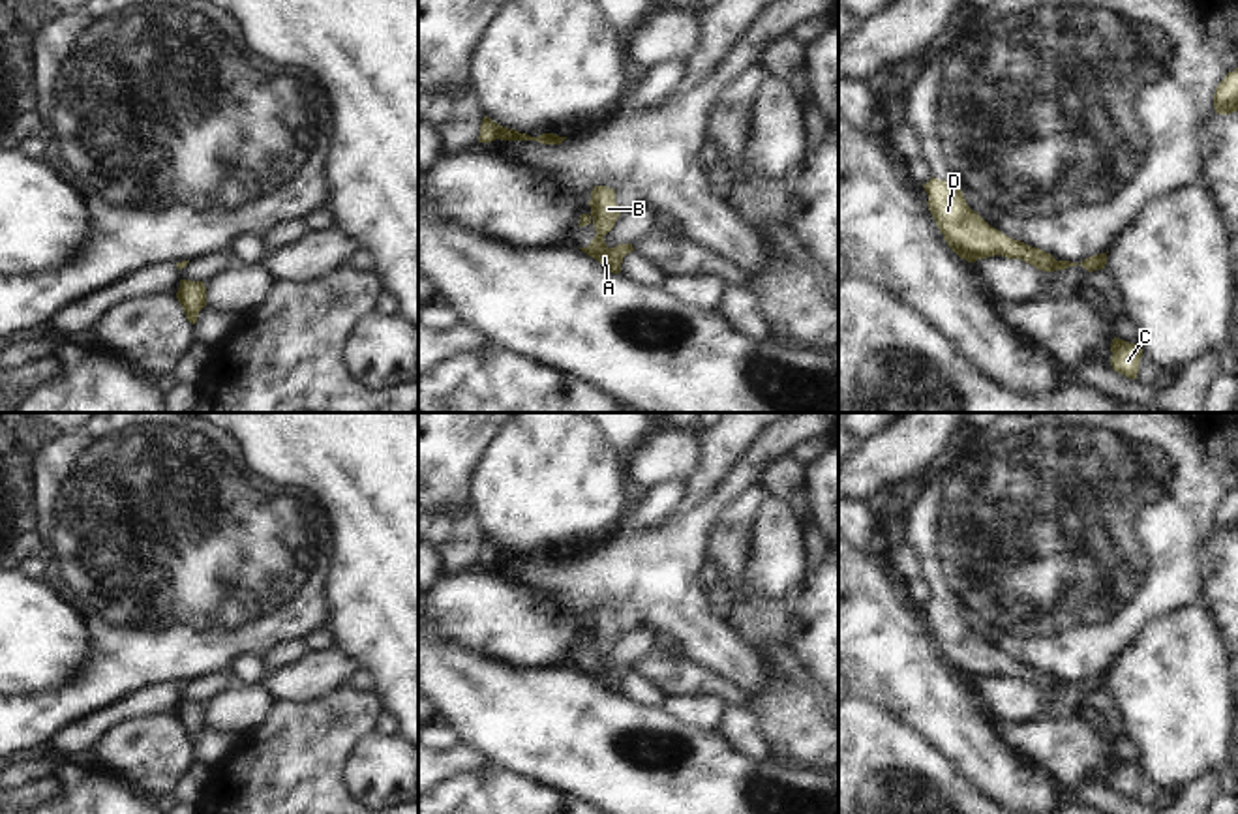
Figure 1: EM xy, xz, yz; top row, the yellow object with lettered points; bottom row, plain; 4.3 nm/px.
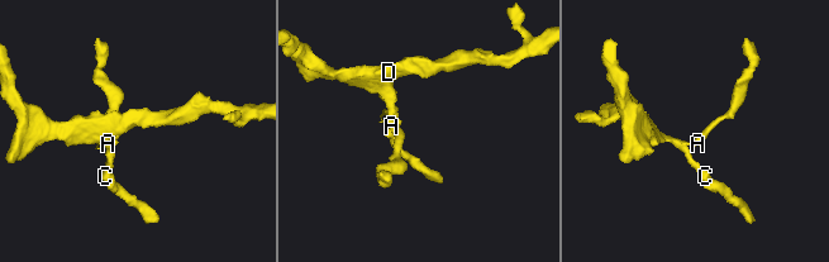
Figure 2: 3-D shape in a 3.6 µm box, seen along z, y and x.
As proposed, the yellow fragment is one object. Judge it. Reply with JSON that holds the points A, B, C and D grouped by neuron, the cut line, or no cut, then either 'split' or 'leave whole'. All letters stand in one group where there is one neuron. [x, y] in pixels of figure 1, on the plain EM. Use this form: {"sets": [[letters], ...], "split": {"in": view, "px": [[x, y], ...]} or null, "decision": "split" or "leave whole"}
{"sets": [["A"], ["B", "C", "D"]], "split": {"in": "xz", "px": [[597, 651], [603, 657]]}, "decision": "split"}

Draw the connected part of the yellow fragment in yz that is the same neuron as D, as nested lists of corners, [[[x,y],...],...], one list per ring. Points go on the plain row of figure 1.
[[[932,596],[923,608],[928,615],[928,630],[944,655],[944,660],[968,683],[1002,675],[1007,679],[1020,679],[1043,692],[1065,690],[1079,685],[1056,681],[1050,673],[1020,660],[1013,660],[1002,651],[990,647],[966,625],[962,611],[951,602]]]

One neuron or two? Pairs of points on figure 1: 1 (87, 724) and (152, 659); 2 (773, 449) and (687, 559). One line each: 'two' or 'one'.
1: two
2: one

